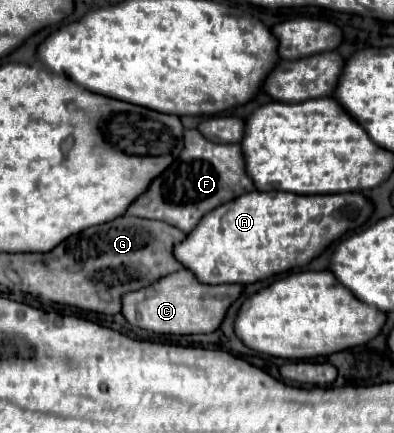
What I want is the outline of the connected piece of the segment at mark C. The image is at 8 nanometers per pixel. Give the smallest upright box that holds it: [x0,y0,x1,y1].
[122,269,242,333]

